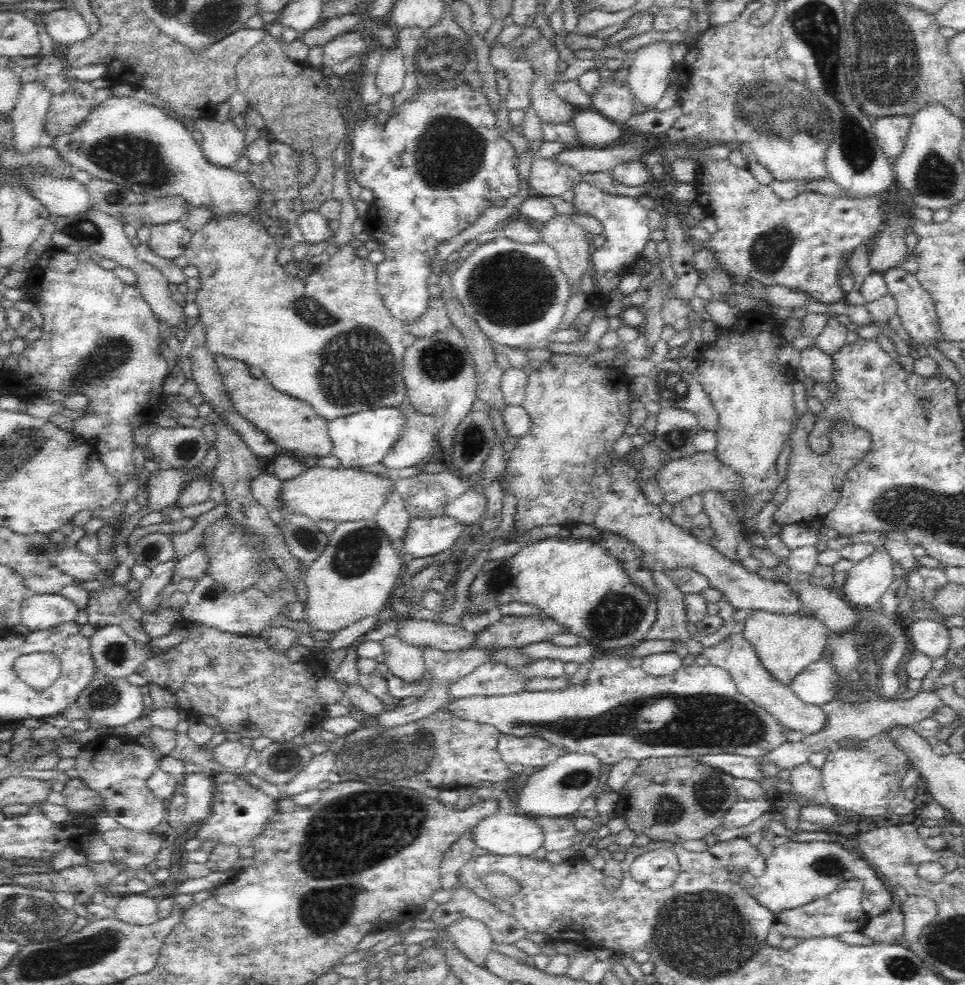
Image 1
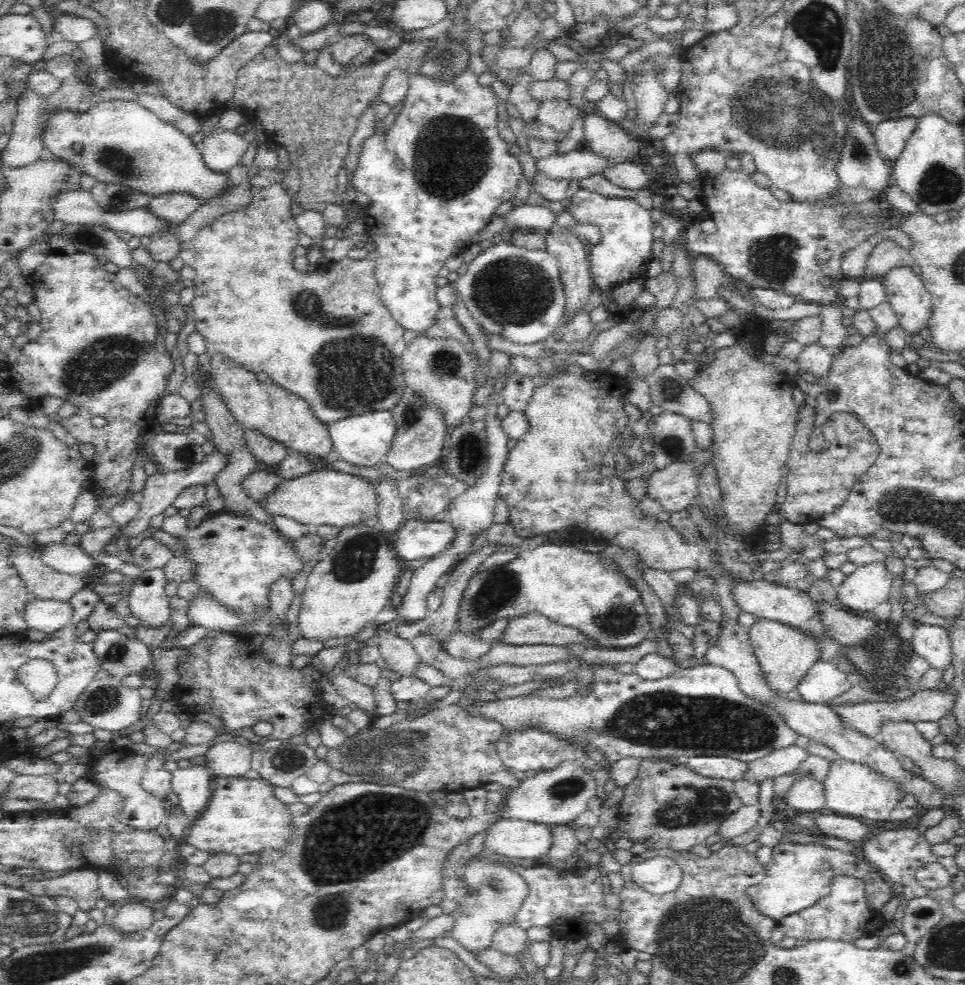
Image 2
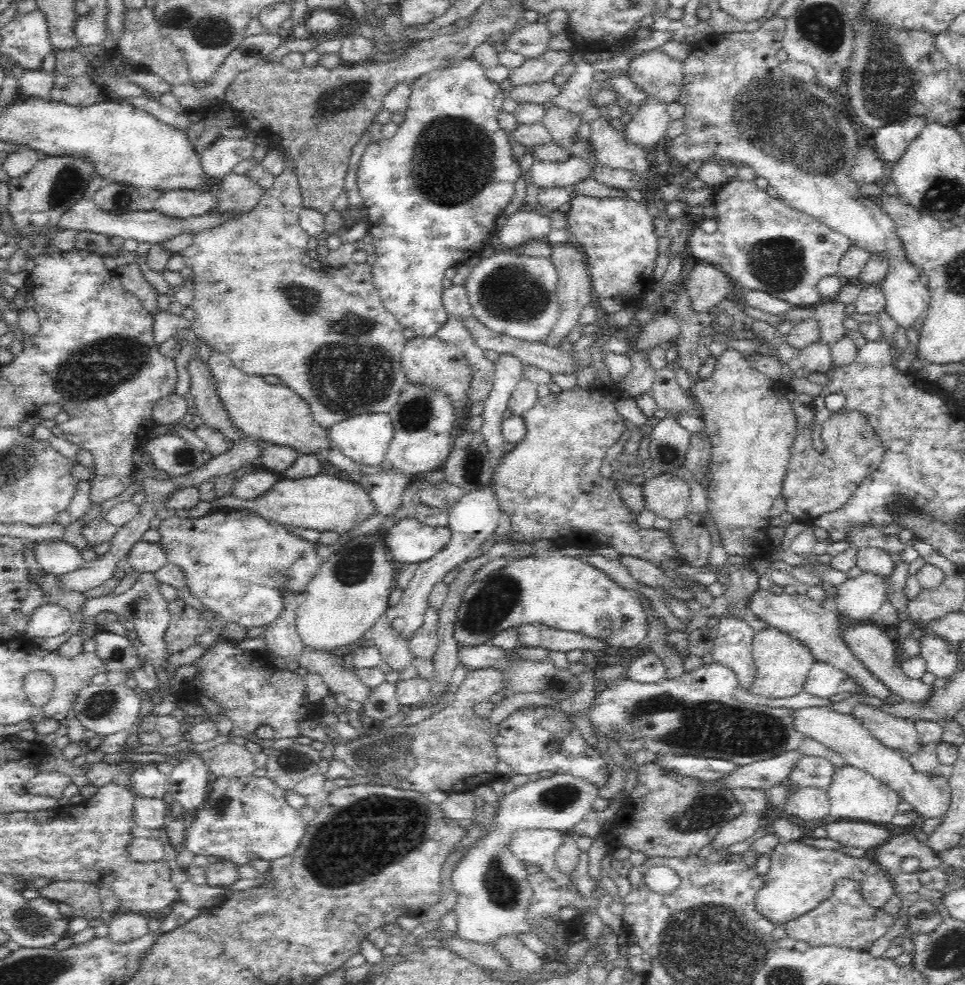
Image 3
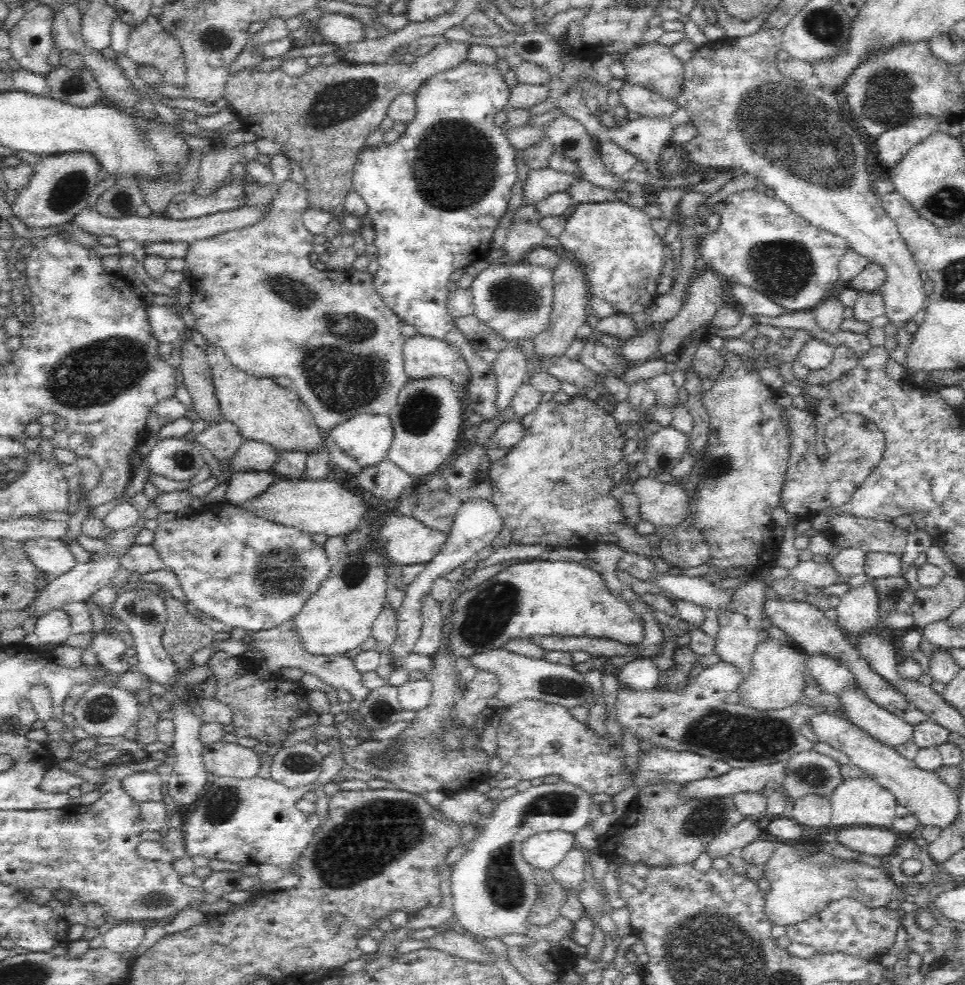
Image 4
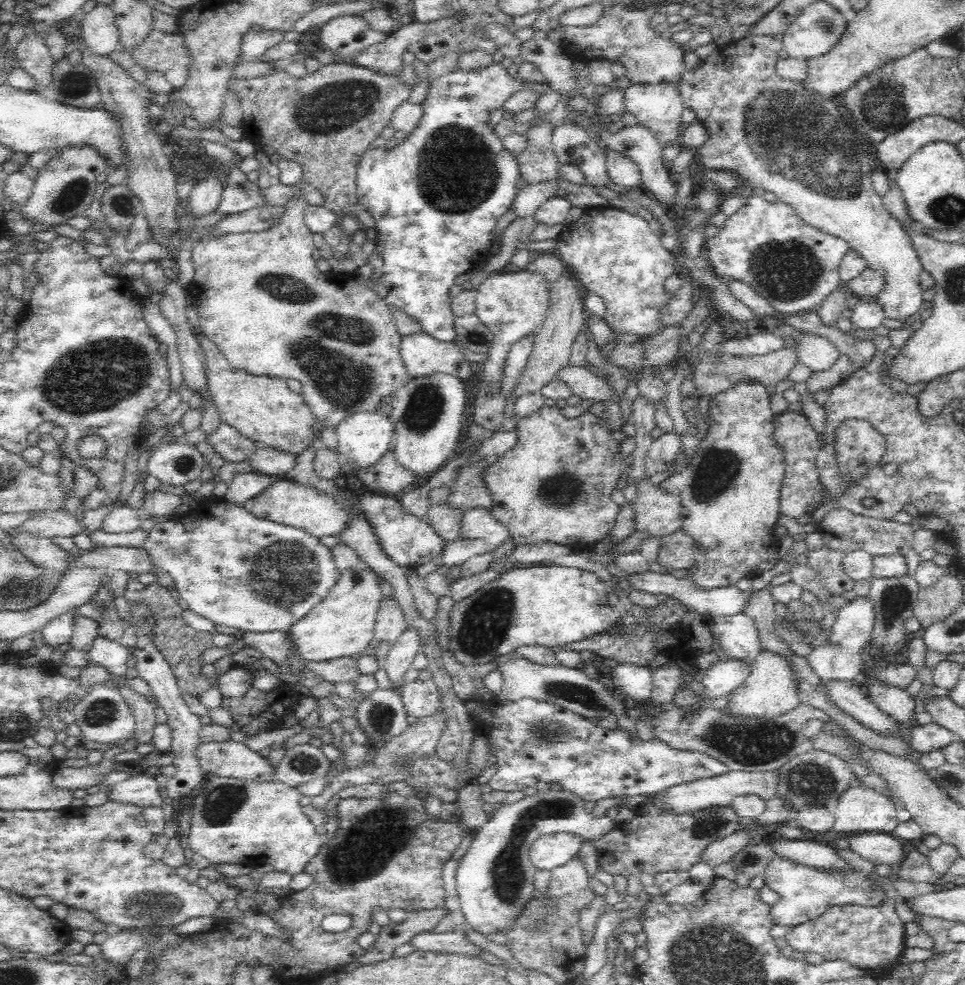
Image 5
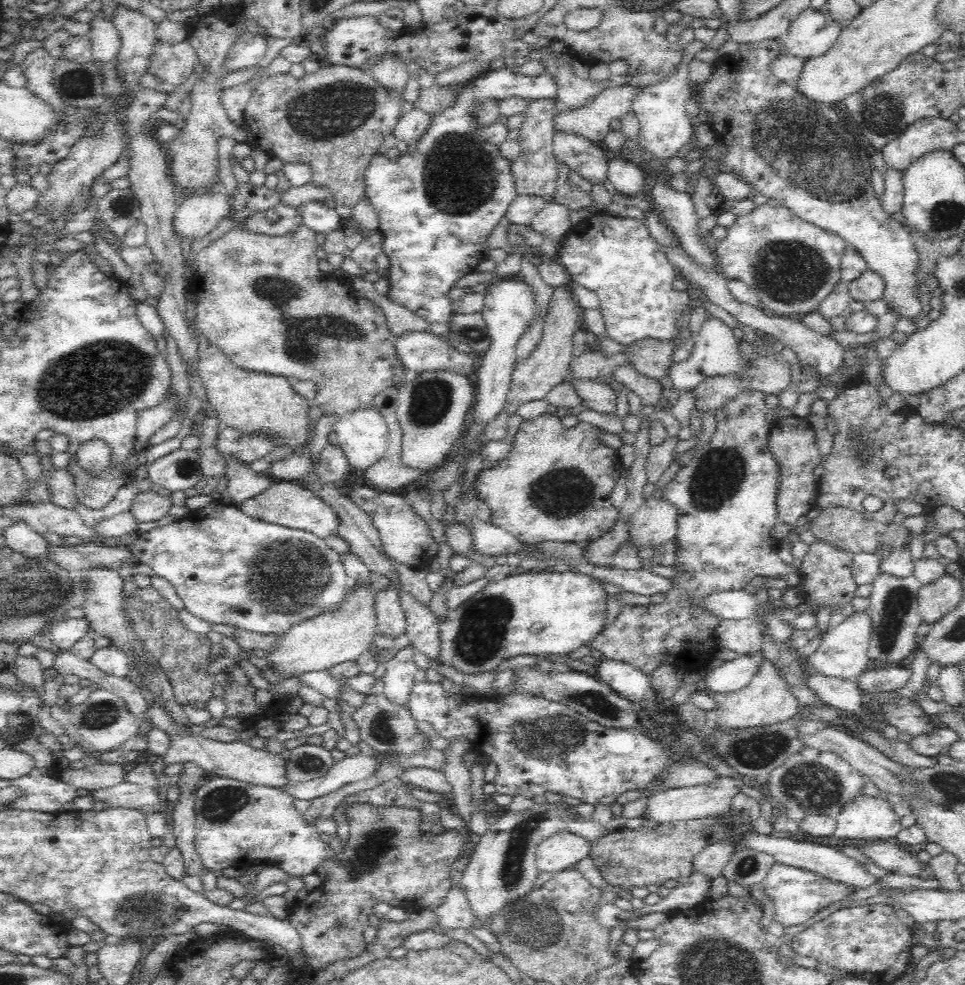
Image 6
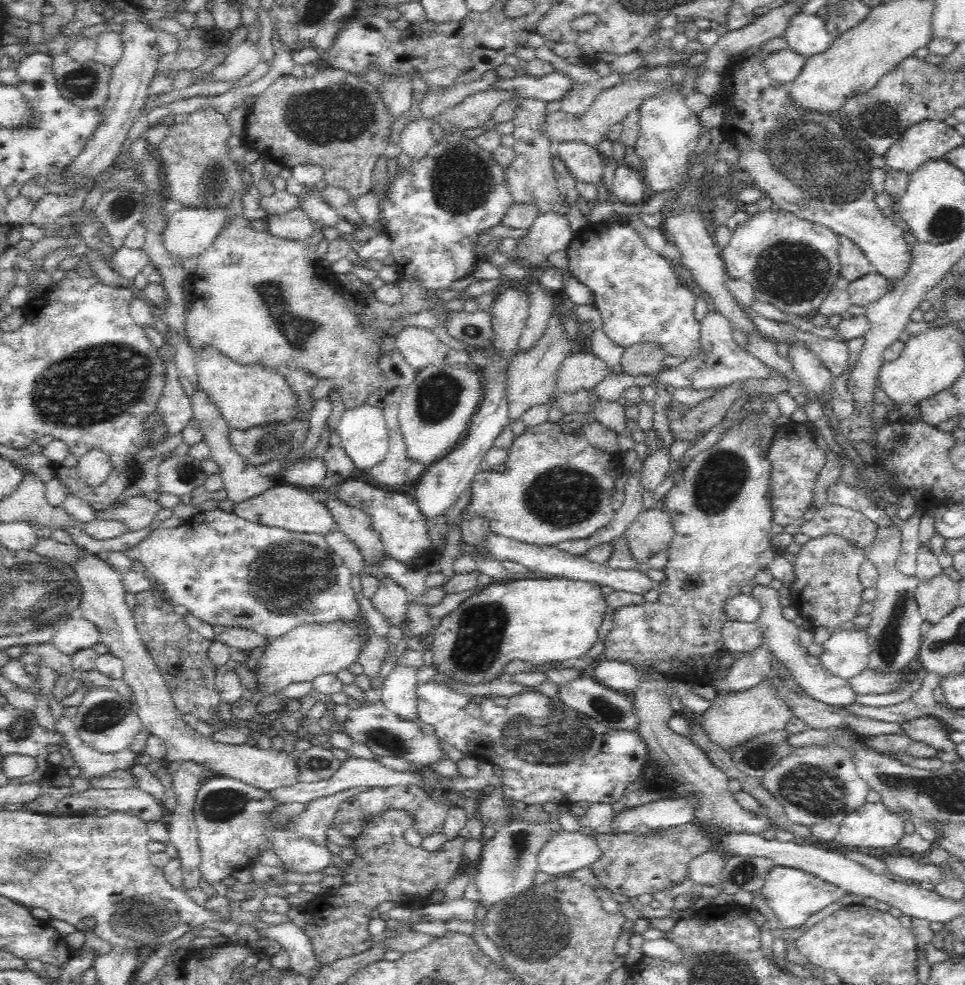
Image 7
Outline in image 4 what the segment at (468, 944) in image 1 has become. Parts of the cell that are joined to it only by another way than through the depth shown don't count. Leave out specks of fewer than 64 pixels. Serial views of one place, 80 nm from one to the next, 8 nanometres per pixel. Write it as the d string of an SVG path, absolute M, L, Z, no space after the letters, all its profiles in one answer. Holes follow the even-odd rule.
M561 779L545 780L538 786L530 786L524 792L503 799L496 804L493 812L485 818L482 834L478 834L468 844L466 854L453 866L451 892L453 895L454 920L466 934L474 938L499 938L504 934L524 934L528 932L527 917L537 898L534 885L536 871L530 867L521 855L519 844L523 838L537 832L576 832L592 822L590 809L594 804L593 794L572 782Z

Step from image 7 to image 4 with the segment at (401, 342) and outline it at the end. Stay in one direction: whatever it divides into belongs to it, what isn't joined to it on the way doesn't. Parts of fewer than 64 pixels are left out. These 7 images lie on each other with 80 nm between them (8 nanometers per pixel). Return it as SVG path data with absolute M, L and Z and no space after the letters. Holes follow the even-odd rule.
M423 335L407 338L403 350L405 373L410 381L443 378L461 392L470 380L469 366L456 347Z

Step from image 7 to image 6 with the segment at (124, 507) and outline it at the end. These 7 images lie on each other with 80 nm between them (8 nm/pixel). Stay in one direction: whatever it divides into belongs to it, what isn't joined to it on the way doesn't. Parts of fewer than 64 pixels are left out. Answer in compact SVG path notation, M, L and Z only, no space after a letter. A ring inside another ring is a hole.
M150 490L138 493L136 498L134 498L134 502L132 502L132 506L128 509L134 513L136 523L140 524L155 520L159 521L160 518L164 518L170 512L172 506L174 506L172 497L161 496Z

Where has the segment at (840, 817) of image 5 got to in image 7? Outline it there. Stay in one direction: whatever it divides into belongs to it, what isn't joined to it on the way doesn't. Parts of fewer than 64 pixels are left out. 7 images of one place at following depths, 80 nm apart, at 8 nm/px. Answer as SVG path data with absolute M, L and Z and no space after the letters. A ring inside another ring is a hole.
M864 802L844 816L834 842L848 848L890 850L899 844L906 821L882 802Z

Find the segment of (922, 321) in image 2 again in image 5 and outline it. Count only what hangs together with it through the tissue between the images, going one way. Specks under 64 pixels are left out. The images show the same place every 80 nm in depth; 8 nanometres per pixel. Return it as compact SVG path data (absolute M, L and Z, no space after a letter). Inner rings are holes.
M783 34L769 35L748 35L738 39L733 45L718 46L716 53L700 58L698 64L694 68L685 70L679 84L679 95L685 108L690 108L694 112L694 116L700 120L700 124L704 126L708 138L706 142L699 147L692 147L691 150L695 154L695 164L699 169L716 169L716 170L734 170L738 173L741 180L750 181L753 188L762 188L765 192L772 192L776 198L784 204L791 206L796 214L810 226L837 236L847 242L849 249L854 250L866 262L867 268L872 268L876 272L883 274L885 286L882 292L878 294L877 300L883 307L885 319L906 321L910 316L916 314L918 310L925 307L922 301L922 286L920 286L919 276L923 272L923 267L914 253L914 248L908 235L904 232L902 225L884 208L882 197L872 187L872 154L866 151L866 145L863 146L858 141L858 135L852 136L855 132L846 125L842 120L842 114L838 111L838 106L832 102L831 98L822 97L806 86L805 82L795 83L791 80L779 77L775 70L776 62L779 60L778 52L783 49Z

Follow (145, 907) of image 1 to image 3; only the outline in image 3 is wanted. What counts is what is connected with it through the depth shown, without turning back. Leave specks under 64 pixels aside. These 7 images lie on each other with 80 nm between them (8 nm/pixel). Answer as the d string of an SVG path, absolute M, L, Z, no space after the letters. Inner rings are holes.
M125 910L115 912L108 925L108 936L116 942L126 942L148 932L148 913Z

